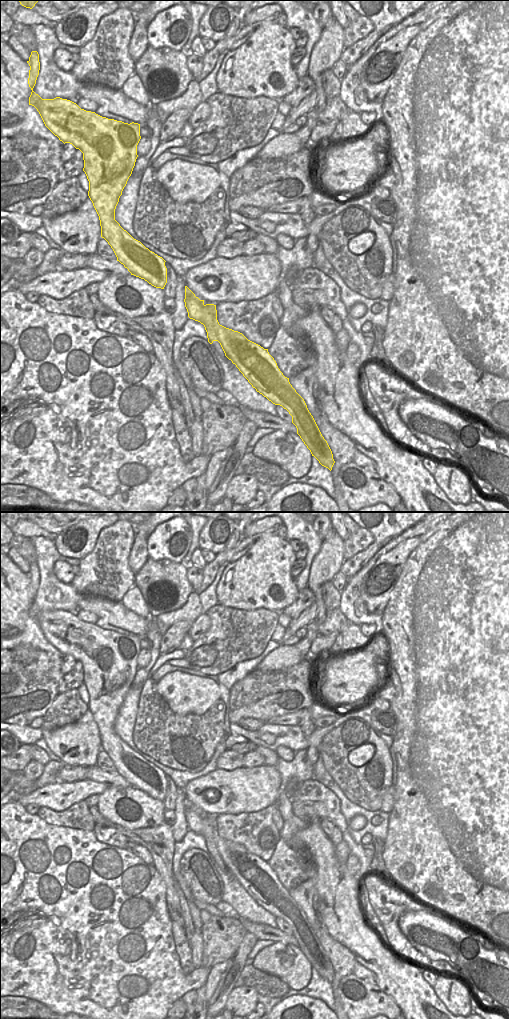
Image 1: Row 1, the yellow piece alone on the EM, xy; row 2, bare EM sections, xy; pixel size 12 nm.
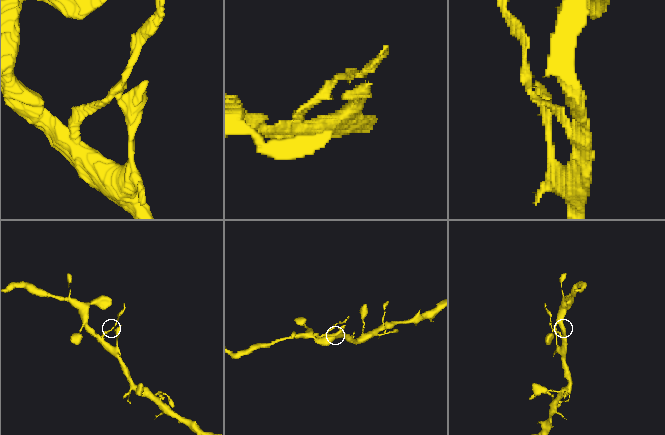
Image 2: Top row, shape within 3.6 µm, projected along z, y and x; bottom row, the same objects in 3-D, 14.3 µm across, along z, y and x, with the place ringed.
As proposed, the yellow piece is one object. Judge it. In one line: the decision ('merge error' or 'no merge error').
merge error

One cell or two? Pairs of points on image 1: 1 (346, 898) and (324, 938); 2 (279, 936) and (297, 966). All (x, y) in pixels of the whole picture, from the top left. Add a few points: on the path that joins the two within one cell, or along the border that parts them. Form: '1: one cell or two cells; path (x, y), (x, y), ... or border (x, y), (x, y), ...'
1: two cells; border (316, 911), (319, 920), (327, 932), (346, 946)
2: two cells; border (275, 942), (291, 943), (296, 946)

